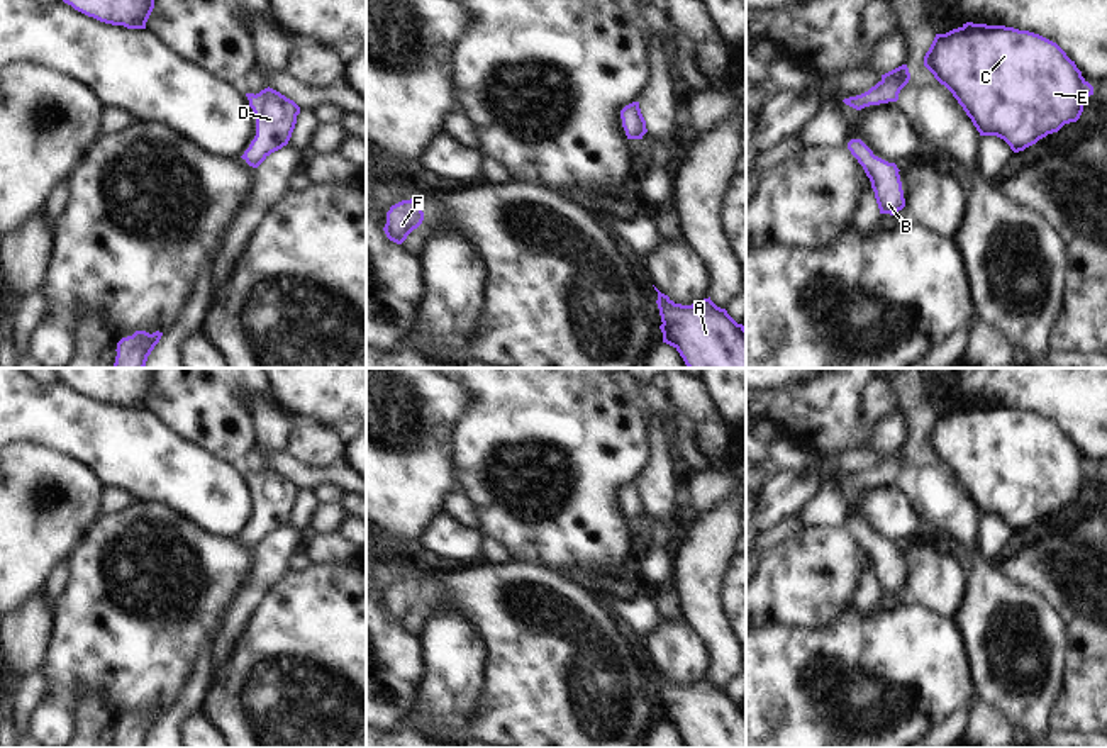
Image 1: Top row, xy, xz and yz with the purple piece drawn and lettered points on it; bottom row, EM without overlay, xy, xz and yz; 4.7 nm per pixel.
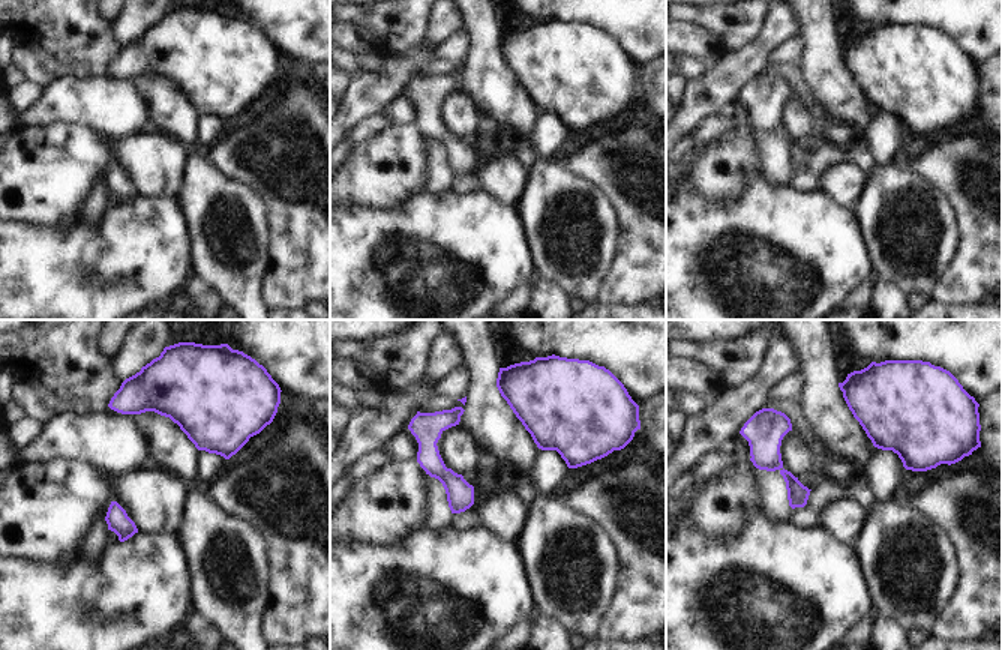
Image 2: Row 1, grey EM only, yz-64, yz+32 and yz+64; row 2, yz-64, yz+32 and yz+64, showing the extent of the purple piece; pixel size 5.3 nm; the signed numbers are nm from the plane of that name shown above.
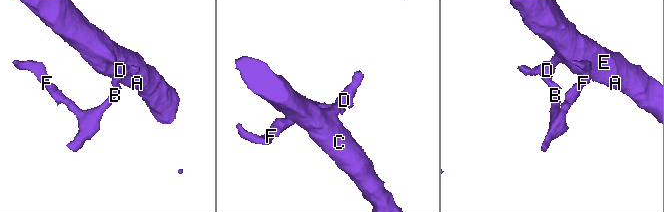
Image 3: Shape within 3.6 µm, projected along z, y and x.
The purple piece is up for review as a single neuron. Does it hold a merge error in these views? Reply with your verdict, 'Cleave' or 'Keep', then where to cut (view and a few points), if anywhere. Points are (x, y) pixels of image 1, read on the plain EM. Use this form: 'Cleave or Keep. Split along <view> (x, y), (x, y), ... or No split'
Keep. No split.

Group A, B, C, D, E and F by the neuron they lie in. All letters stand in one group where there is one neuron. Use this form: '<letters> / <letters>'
A B C D E F

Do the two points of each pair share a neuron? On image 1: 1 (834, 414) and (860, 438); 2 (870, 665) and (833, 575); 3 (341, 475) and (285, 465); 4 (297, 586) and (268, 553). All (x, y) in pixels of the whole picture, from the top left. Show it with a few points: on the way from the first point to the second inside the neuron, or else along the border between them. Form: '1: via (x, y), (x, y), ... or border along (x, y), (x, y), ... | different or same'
1: via (841, 421), (853, 431) | same
2: border along (853, 606), (831, 626), (812, 631) | different
3: via (328, 475), (304, 475), (299, 470) | same
4: border along (290, 570), (260, 604) | different

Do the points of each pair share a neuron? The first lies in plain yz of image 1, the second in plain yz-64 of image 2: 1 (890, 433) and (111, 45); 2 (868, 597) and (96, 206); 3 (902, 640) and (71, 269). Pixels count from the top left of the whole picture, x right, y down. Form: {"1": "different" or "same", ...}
{"1": "different", "2": "same", "3": "same"}

